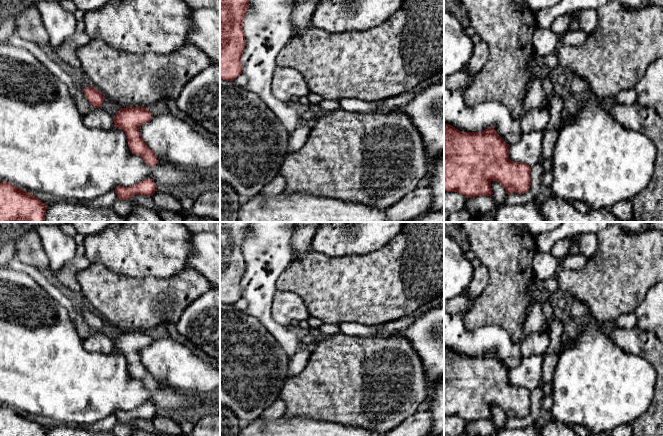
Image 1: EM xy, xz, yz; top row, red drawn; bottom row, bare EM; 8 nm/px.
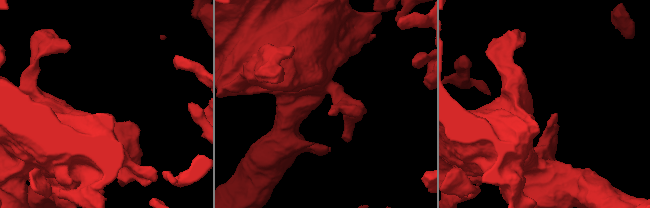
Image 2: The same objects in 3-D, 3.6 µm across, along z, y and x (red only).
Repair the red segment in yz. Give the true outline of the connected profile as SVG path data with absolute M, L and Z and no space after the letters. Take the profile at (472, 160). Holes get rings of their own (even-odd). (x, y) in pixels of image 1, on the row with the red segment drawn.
M444 123L444 191L457 192L466 198L492 197L491 182L496 181L507 194L528 192L531 185L531 167L511 161L509 147L494 127L488 127L482 132L465 132Z

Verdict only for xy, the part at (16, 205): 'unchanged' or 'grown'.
unchanged

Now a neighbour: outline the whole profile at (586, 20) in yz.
M596 9L580 10L571 20L568 30L577 29L590 34L598 25L599 15Z

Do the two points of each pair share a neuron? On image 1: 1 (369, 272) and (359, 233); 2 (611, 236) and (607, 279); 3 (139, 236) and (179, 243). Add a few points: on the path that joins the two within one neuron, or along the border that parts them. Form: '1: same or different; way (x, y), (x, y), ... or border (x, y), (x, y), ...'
1: different; border (386, 244), (368, 253), (341, 256)
2: same; way (611, 247), (611, 268)
3: same; way (149, 240), (154, 243), (169, 243)

